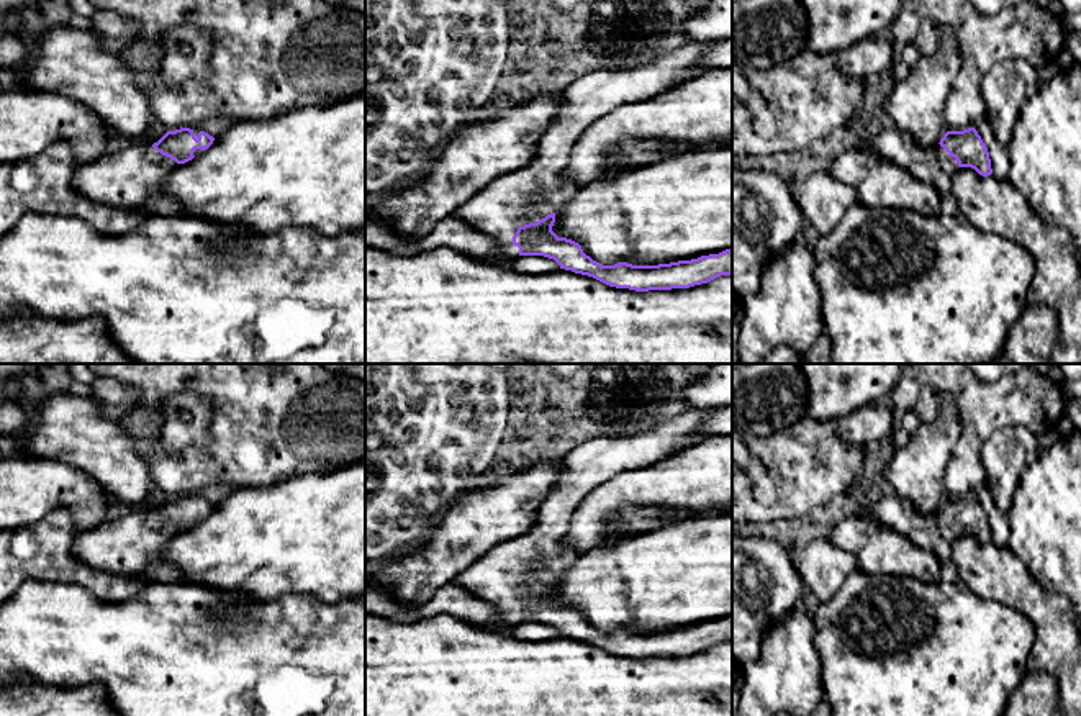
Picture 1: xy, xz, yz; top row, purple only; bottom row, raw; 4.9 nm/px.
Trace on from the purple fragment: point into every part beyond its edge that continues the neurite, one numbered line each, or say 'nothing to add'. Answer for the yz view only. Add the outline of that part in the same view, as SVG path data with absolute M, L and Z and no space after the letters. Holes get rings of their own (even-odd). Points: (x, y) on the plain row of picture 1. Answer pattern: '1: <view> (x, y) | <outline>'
1: yz (934, 533) | M871 493L860 514L883 528L906 536L924 551L934 552L942 562L952 560L952 544L958 529L940 511L920 514L901 496Z

